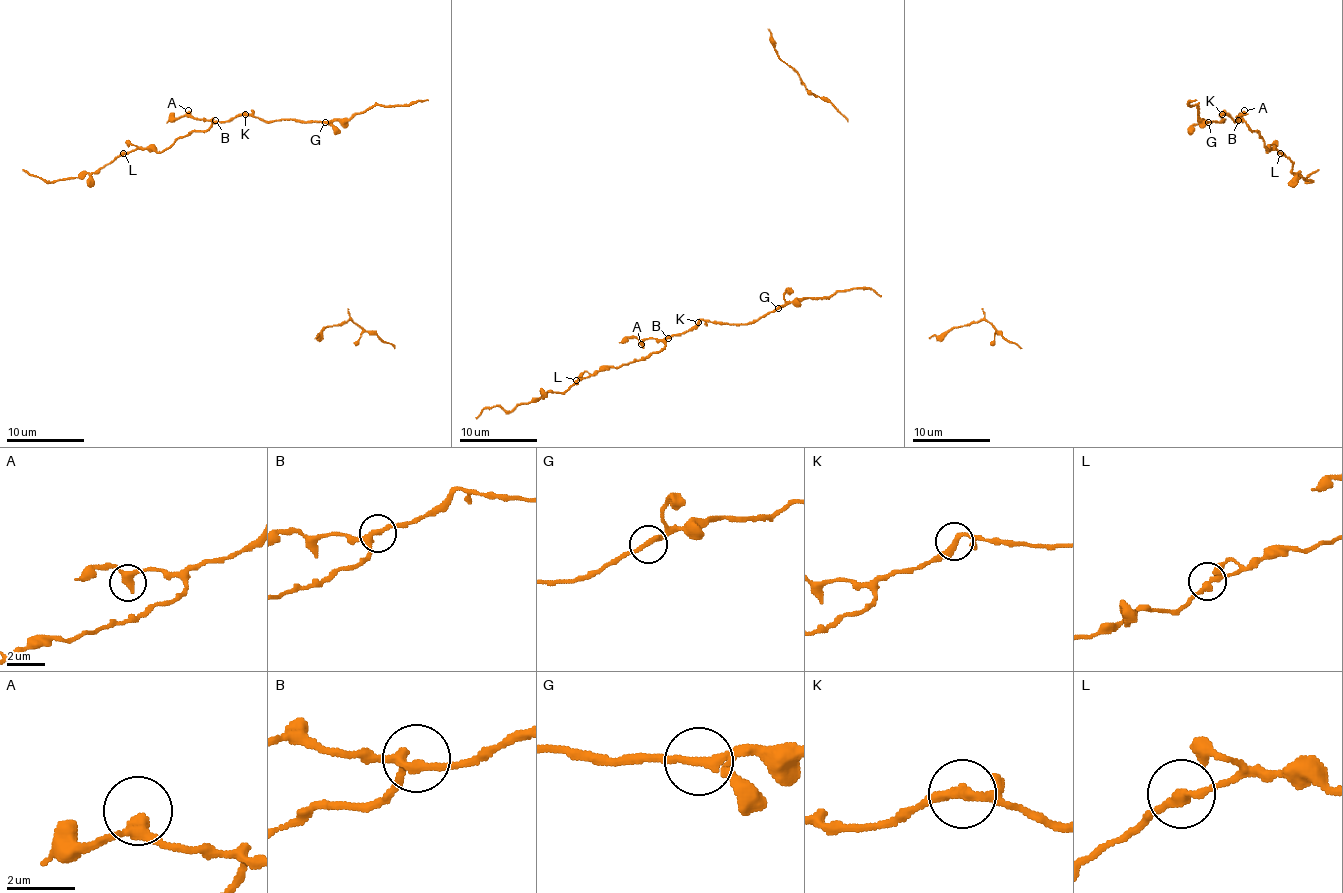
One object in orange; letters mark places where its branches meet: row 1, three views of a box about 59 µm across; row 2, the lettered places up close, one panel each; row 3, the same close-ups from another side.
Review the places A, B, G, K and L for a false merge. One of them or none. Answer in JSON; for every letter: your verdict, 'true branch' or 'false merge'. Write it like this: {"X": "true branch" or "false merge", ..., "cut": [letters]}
{"A": "true branch", "B": "true branch", "G": "true branch", "K": "true branch", "L": "true branch", "cut": []}

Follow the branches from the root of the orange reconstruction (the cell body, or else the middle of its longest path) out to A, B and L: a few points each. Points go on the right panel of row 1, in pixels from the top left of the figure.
A: (1206, 122), (1222, 122), (1220, 116), (1224, 114), (1236, 122), (1244, 110)
B: (1206, 122), (1222, 122), (1220, 116), (1224, 114), (1234, 122), (1238, 120)
L: (1206, 122), (1222, 122), (1220, 116), (1226, 114), (1255, 130), (1267, 151), (1281, 153)

